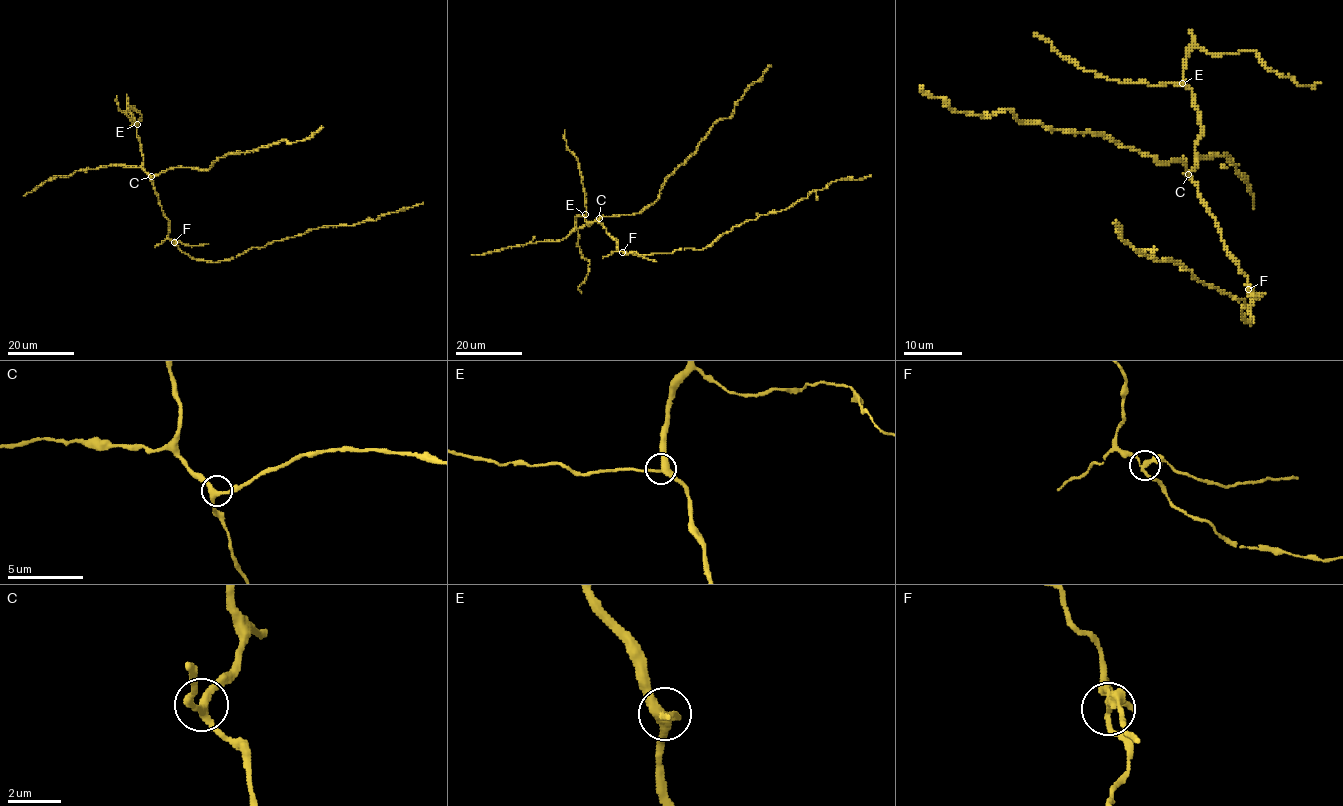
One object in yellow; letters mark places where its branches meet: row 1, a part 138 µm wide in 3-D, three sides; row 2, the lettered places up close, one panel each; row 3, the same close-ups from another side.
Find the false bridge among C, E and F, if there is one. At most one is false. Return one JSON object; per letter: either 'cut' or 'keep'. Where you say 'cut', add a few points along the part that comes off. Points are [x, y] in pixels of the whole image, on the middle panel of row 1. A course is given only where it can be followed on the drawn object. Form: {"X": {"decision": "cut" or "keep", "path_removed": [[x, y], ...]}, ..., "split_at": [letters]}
{"C": {"decision": "keep"}, "E": {"decision": "keep"}, "F": {"decision": "cut", "path_removed": [[622, 252], [656, 261]]}, "split_at": ["F"]}

